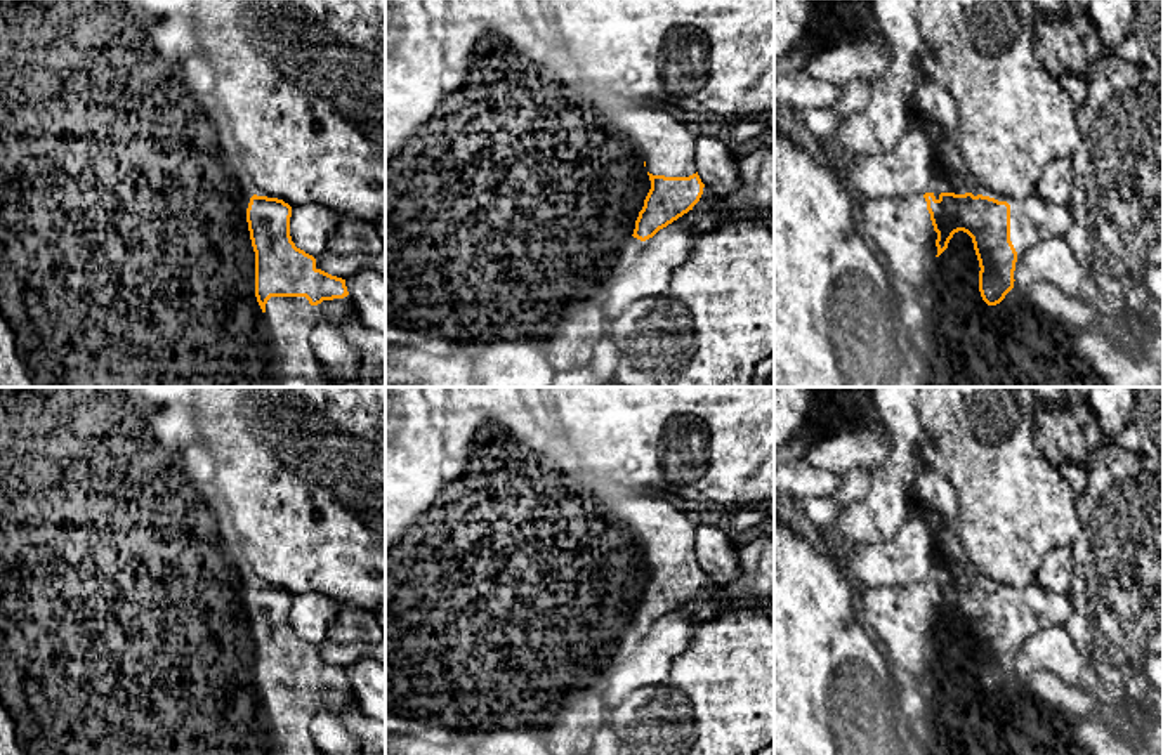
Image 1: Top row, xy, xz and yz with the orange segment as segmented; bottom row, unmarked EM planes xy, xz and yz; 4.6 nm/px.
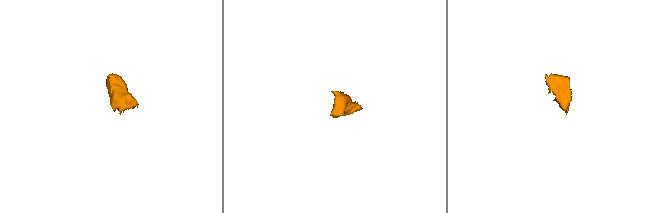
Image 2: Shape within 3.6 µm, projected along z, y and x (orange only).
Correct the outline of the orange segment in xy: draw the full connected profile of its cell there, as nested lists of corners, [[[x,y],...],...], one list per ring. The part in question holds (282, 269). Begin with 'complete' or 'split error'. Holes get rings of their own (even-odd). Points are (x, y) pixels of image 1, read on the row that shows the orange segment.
split error; [[[250,198],[246,222],[252,246],[255,252],[255,297],[271,328],[276,351],[281,354],[279,371],[302,377],[309,387],[332,387],[326,368],[314,358],[309,335],[318,323],[328,323],[337,328],[361,354],[358,378],[351,387],[385,387],[385,333],[377,332],[359,318],[359,312],[349,297],[345,279],[332,276],[316,267],[316,259],[297,248],[290,236],[292,207],[278,198]]]

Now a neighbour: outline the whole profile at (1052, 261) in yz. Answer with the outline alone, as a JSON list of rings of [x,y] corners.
[[[1050,236],[1026,248],[1019,262],[1029,271],[1031,281],[1050,283],[1073,299],[1078,295],[1102,297],[1064,236]]]

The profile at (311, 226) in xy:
[[[325,205],[292,208],[290,236],[297,248],[314,259],[328,252],[328,240],[344,215]]]

